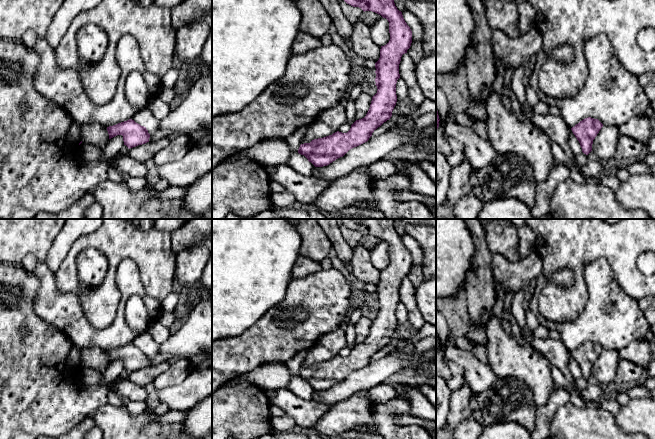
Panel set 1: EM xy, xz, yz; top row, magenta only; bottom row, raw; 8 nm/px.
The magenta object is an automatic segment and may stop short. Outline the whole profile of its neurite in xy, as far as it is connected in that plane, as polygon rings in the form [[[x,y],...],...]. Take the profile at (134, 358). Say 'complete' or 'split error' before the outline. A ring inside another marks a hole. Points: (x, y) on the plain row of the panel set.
complete; [[[132,343],[109,350],[107,351],[107,355],[109,363],[117,359],[122,359],[124,369],[129,373],[149,366],[150,362],[146,351],[141,350]]]

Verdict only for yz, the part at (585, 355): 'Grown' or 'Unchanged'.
Unchanged

